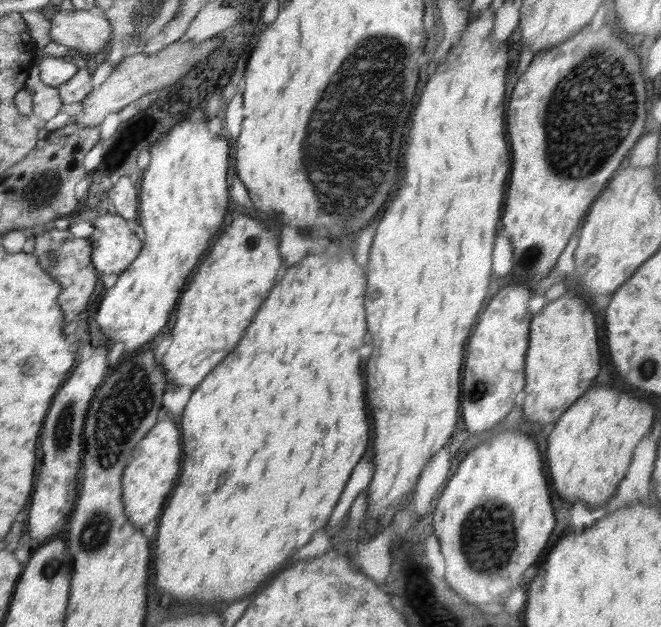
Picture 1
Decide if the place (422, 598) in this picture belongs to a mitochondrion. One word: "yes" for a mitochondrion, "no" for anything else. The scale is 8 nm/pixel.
no

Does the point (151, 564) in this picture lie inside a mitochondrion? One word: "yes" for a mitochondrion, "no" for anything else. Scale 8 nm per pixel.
no

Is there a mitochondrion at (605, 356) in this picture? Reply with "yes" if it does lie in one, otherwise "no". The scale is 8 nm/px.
no

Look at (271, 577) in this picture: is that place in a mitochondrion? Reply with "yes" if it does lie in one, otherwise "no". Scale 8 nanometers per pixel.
no

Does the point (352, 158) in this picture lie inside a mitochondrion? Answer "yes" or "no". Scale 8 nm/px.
yes

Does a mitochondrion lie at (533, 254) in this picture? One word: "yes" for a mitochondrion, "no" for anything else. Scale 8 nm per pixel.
yes

